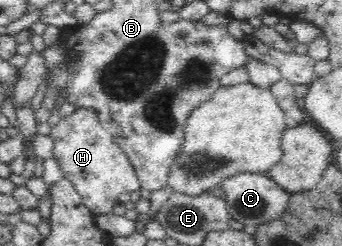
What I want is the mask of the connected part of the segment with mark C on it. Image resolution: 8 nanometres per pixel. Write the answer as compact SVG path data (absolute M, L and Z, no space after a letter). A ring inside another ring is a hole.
M240 173L224 179L221 189L225 193L225 200L231 219L240 221L244 225L262 225L278 219L288 207L290 193L267 174Z

